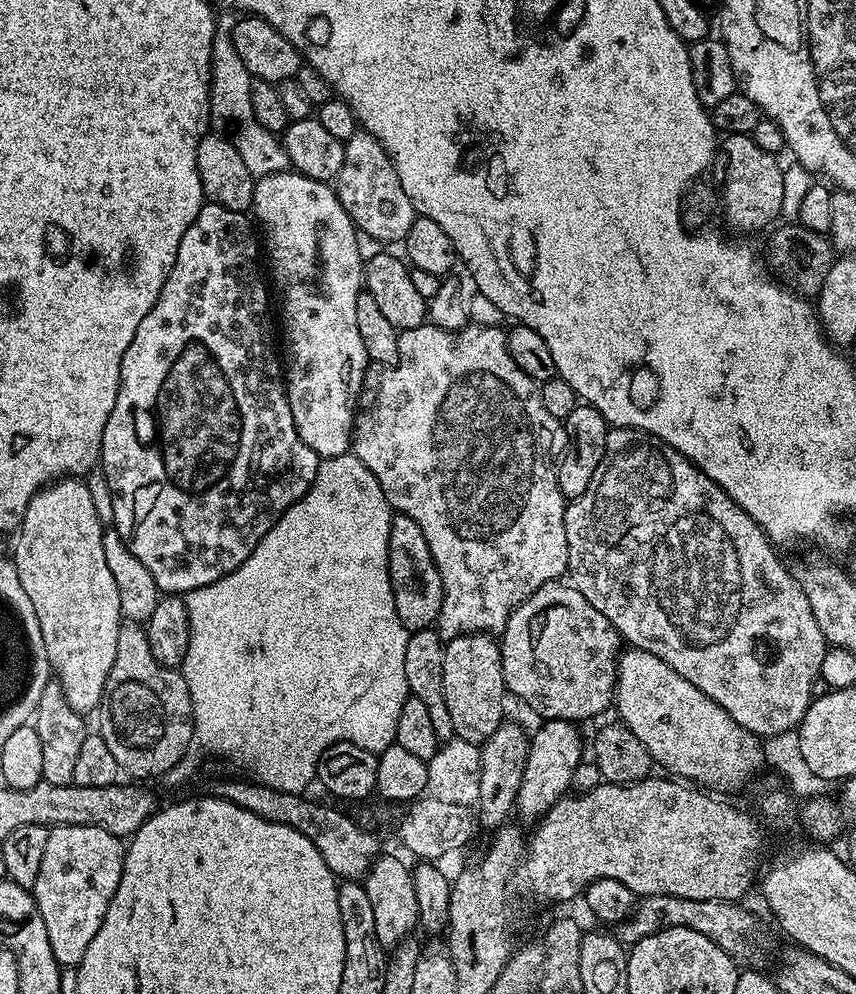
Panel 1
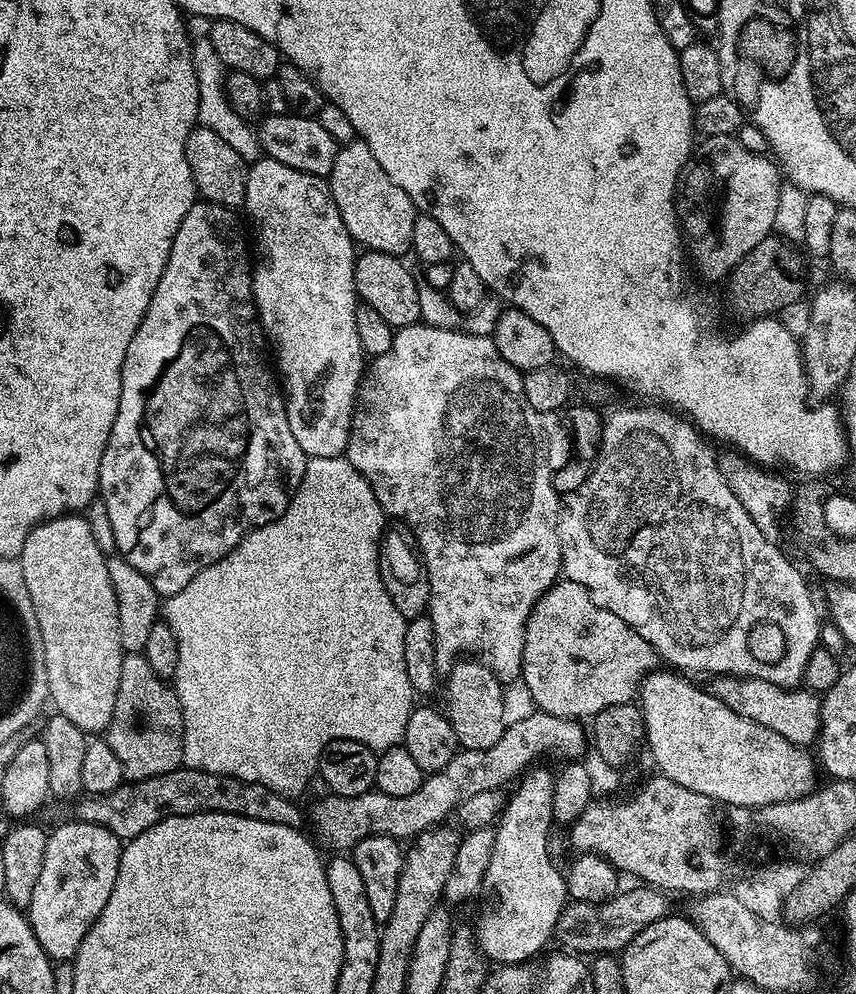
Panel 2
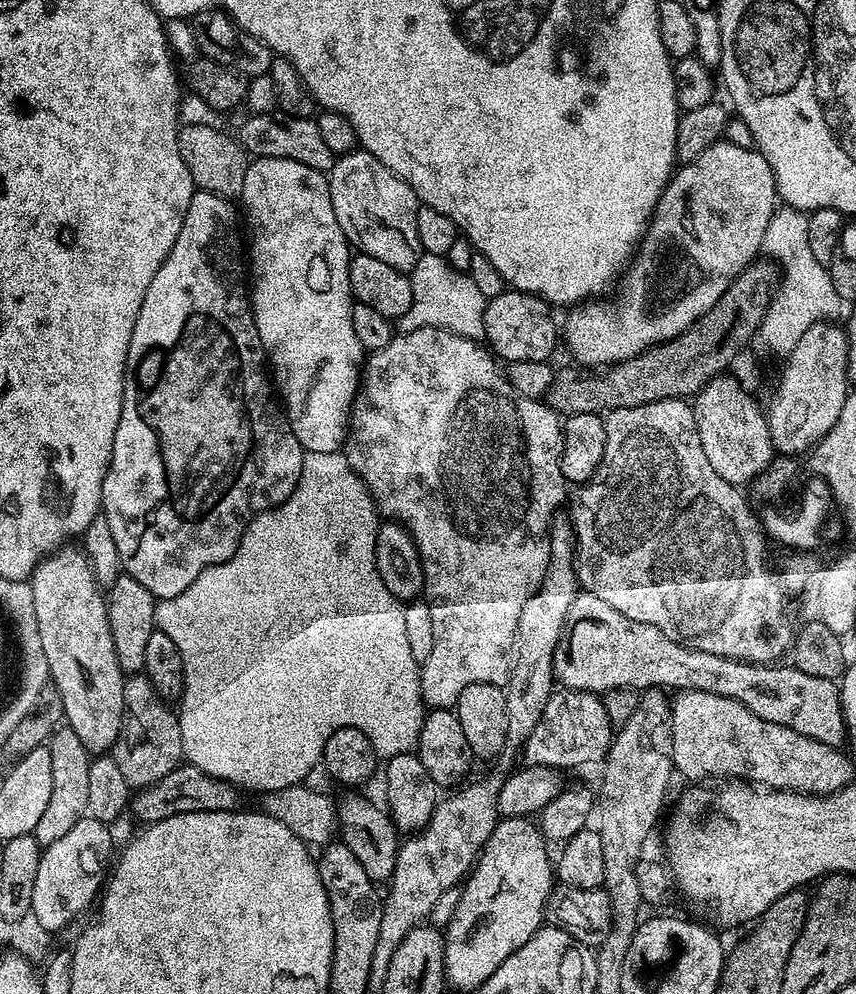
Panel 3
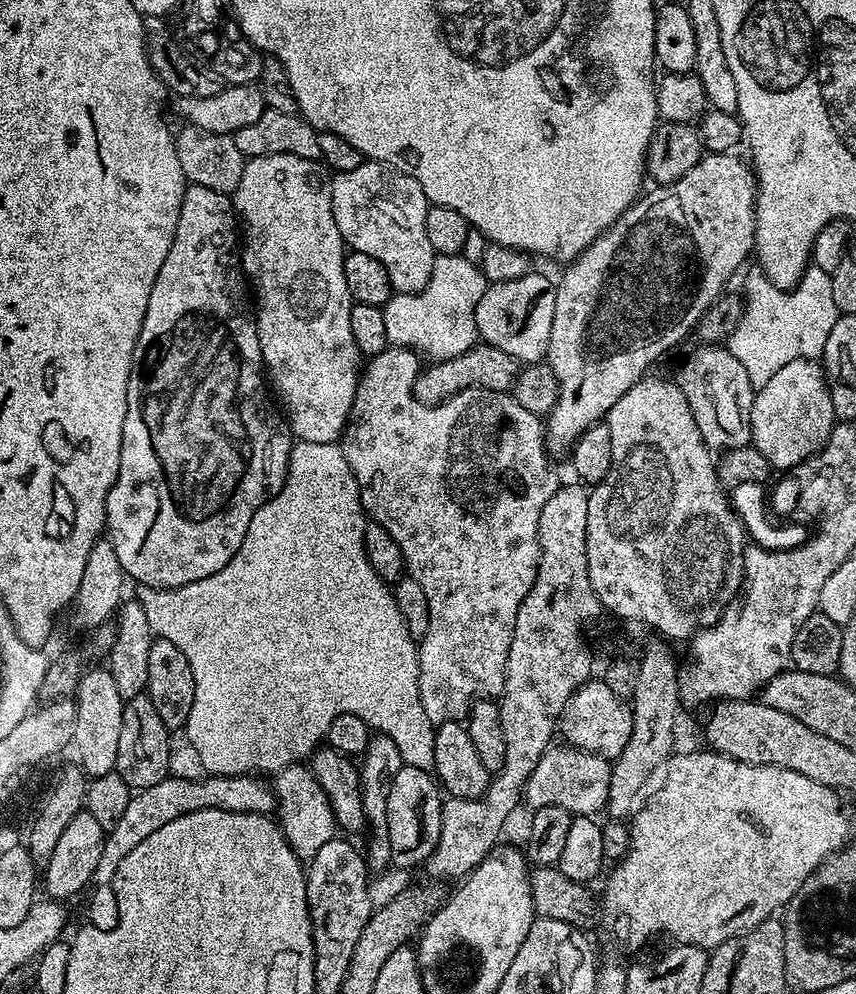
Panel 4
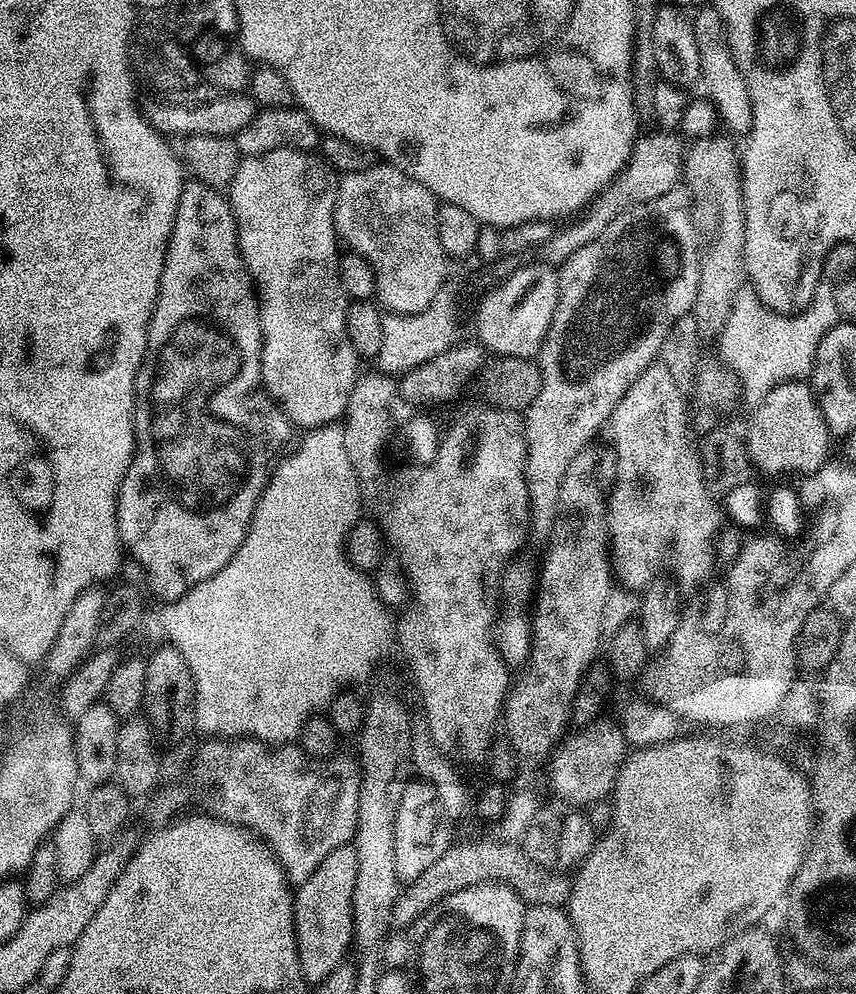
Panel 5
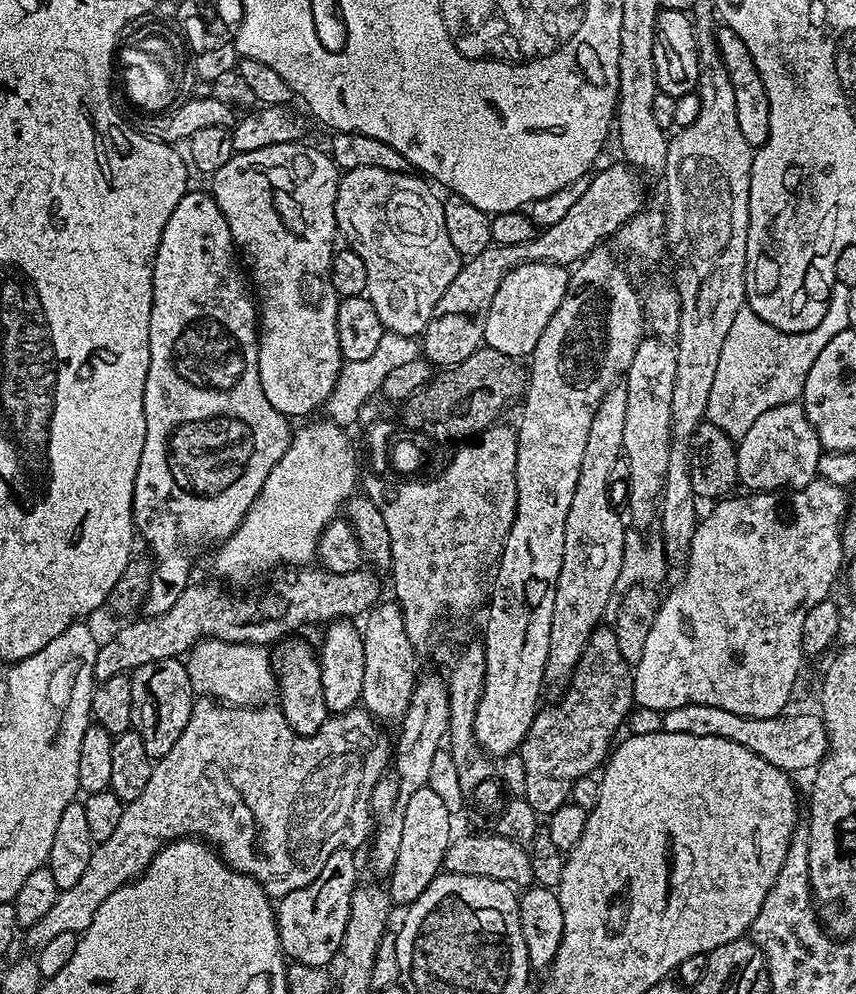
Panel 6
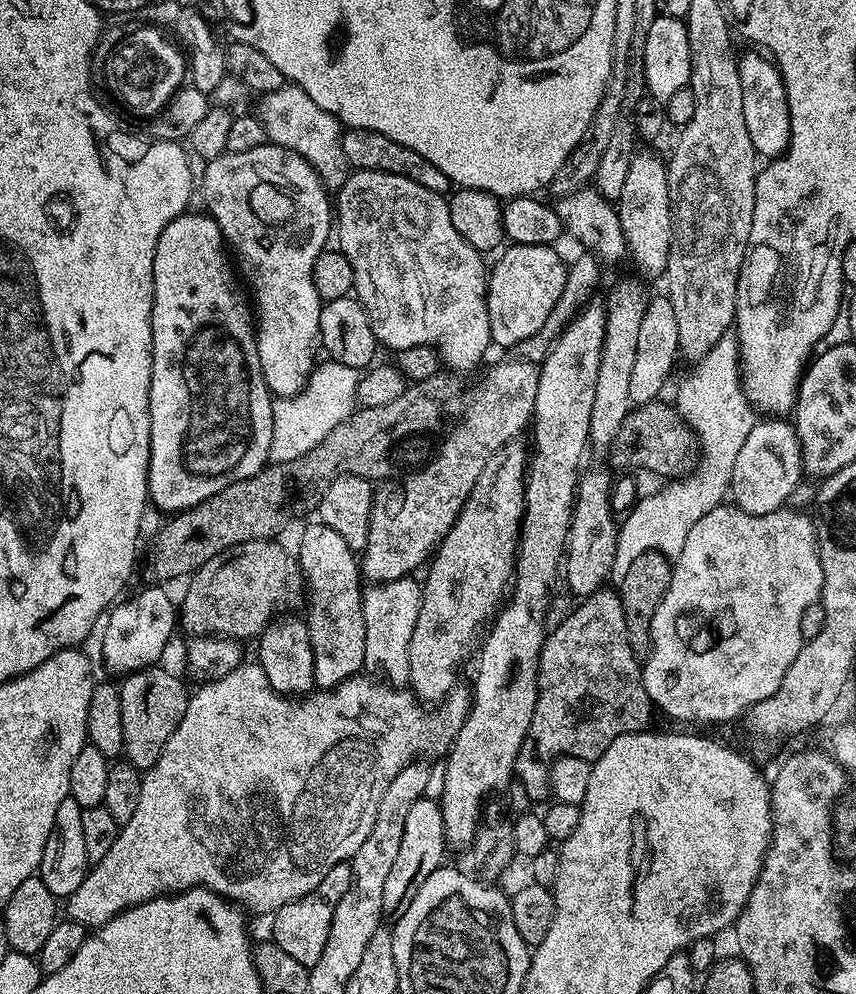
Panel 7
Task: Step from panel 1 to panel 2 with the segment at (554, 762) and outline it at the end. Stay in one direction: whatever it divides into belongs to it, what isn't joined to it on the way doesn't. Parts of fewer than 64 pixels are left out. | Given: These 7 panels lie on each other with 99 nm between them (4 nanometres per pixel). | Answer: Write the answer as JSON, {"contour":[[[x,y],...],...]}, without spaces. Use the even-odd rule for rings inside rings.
{"contour":[[[533,766],[519,777],[516,793],[507,797],[495,825],[494,854],[490,854],[482,889],[484,905],[474,923],[480,951],[500,966],[539,957],[549,947],[548,939],[556,936],[556,924],[570,900],[565,873],[556,869],[548,853],[556,777],[553,769],[540,767],[544,766]]]}

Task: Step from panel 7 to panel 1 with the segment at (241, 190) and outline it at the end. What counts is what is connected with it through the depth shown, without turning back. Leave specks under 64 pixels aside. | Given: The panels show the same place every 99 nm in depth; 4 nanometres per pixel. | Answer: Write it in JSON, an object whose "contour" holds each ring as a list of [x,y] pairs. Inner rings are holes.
{"contour":[[[295,170],[259,177],[252,189],[251,211],[256,212],[254,220],[262,229],[262,248],[272,259],[272,276],[280,291],[278,312],[284,315],[284,336],[288,339],[286,387],[298,438],[321,458],[349,455],[360,387],[364,385],[364,371],[370,363],[358,334],[356,315],[356,299],[362,291],[365,265],[358,250],[358,229],[331,183],[303,176]]]}

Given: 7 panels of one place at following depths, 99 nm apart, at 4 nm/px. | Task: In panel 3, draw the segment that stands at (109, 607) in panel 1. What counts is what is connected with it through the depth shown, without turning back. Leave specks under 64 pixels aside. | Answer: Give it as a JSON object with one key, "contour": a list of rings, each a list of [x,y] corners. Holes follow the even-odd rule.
{"contour":[[[65,546],[56,549],[36,565],[30,577],[34,594],[34,614],[38,618],[38,634],[42,638],[42,654],[46,654],[46,666],[51,683],[56,685],[62,698],[64,720],[67,727],[82,738],[89,754],[111,753],[124,717],[124,681],[126,674],[118,666],[114,654],[114,638],[110,638],[108,601],[102,586],[94,578],[92,566],[79,547]]]}

